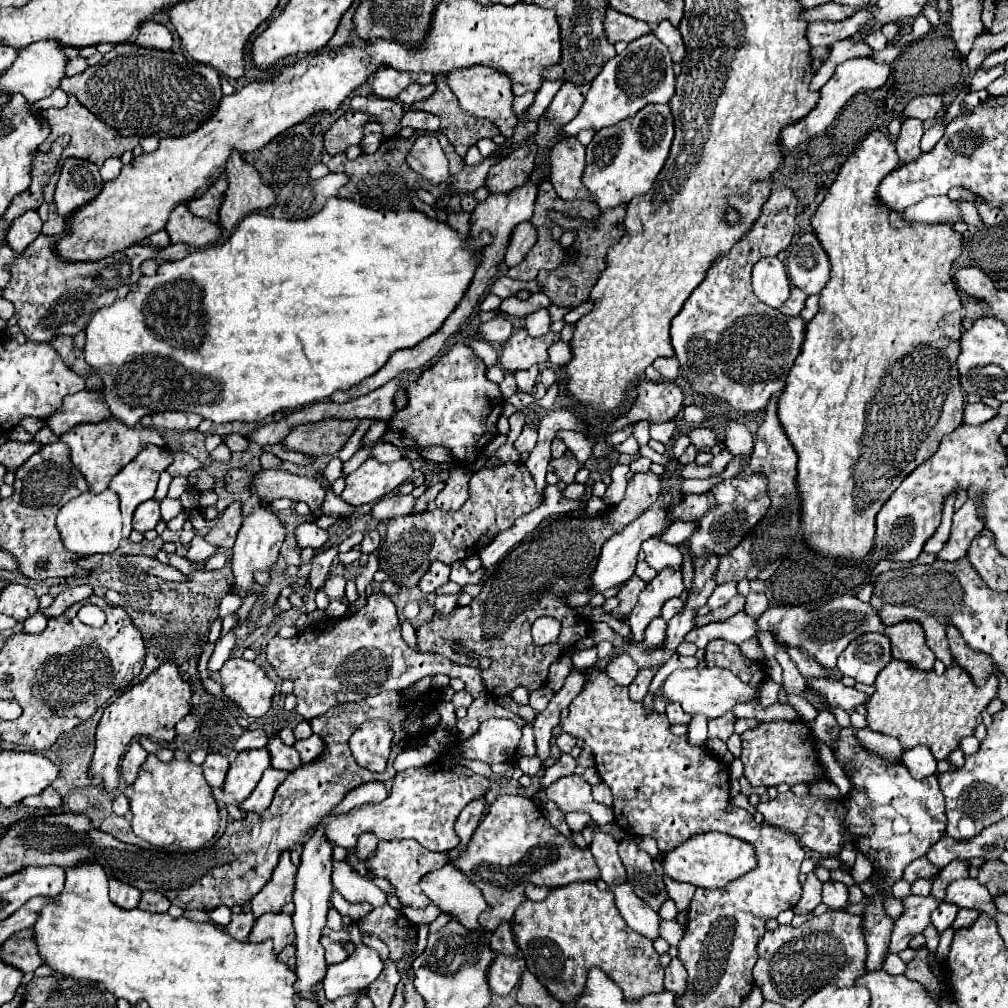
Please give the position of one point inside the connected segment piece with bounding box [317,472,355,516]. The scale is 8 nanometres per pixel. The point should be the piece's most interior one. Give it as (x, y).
(332, 504)

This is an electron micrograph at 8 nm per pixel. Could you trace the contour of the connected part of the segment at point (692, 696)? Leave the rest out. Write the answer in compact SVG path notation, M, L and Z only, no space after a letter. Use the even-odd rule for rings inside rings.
M693 668L693 670L675 670L663 682L663 698L667 702L679 702L689 716L707 716L717 718L729 712L737 702L747 702L757 698L759 692L747 684L743 684L731 670L727 668Z

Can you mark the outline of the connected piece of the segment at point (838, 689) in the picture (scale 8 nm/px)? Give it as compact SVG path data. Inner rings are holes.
M833 678L823 680L819 690L827 696L827 702L833 708L843 708L847 712L853 712L857 706L867 704L867 700L869 700L869 696L865 692L859 692L857 688L847 688L841 680L833 680Z

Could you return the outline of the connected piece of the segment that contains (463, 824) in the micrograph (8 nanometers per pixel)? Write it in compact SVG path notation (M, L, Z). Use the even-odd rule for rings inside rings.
M485 798L471 802L471 804L465 806L465 810L459 814L459 818L457 818L457 822L455 822L455 834L459 836L459 846L457 846L457 850L463 850L463 848L469 844L469 840L471 840L477 824L479 824L483 812L485 812Z

